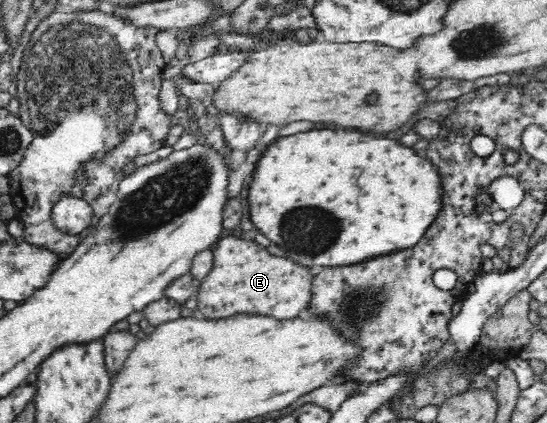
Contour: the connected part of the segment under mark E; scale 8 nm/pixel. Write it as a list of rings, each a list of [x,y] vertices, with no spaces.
[[[229,234],[221,237],[215,248],[215,268],[202,280],[195,297],[202,318],[227,318],[239,312],[271,312],[271,316],[283,320],[299,316],[309,306],[315,278],[309,268],[289,258],[273,256],[257,242],[233,238]]]

